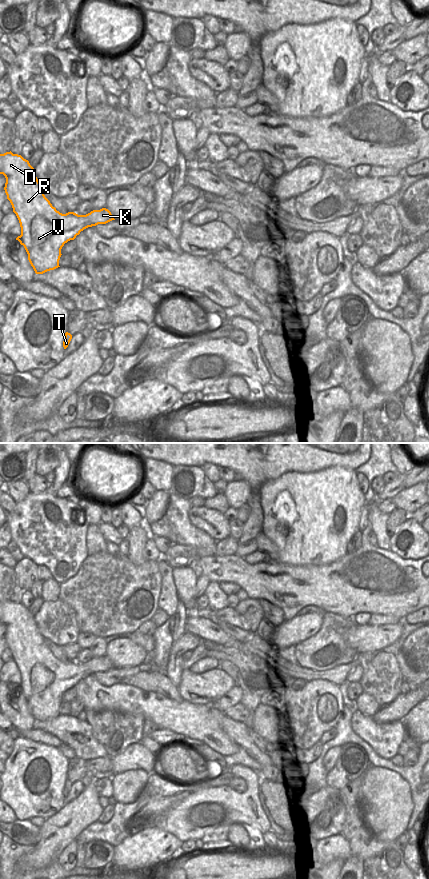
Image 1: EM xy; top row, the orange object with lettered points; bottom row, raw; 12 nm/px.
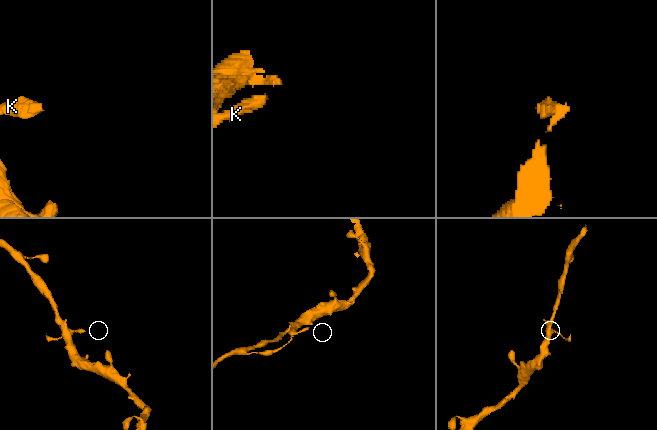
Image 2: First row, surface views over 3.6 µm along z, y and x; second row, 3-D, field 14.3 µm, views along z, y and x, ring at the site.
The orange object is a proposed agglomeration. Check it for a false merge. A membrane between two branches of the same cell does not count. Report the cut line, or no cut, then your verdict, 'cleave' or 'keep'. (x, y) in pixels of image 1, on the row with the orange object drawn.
no cut | keep

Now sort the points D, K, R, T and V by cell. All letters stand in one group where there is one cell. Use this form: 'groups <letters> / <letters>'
groups D K R T V

